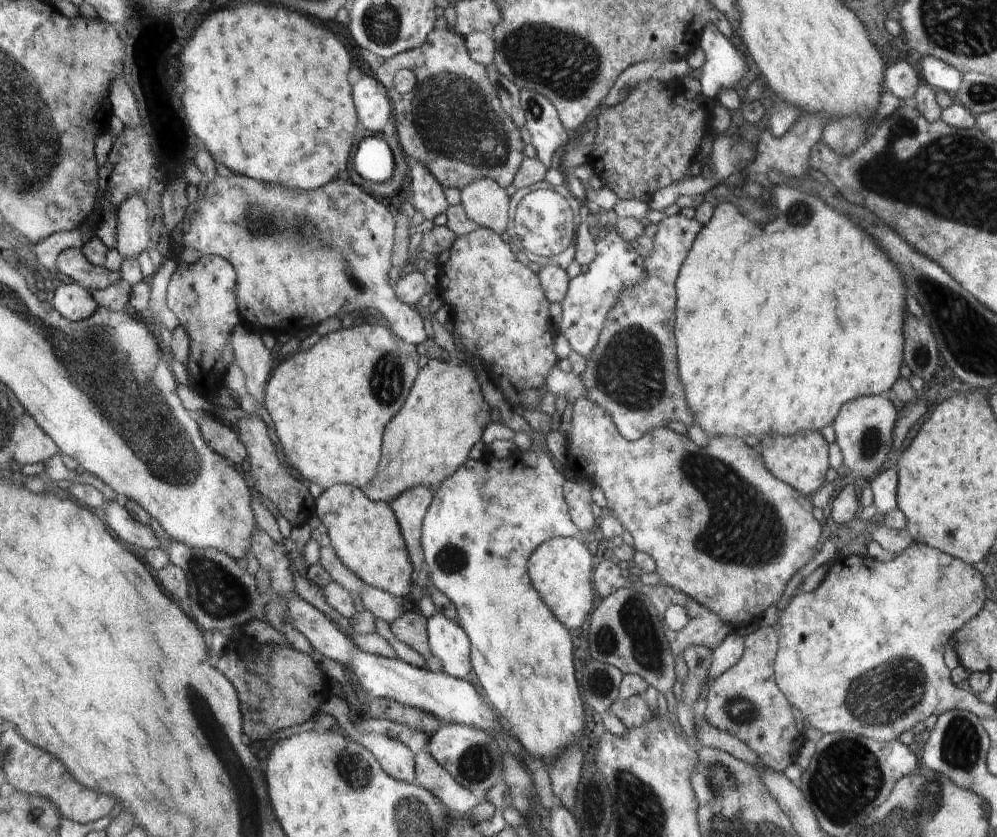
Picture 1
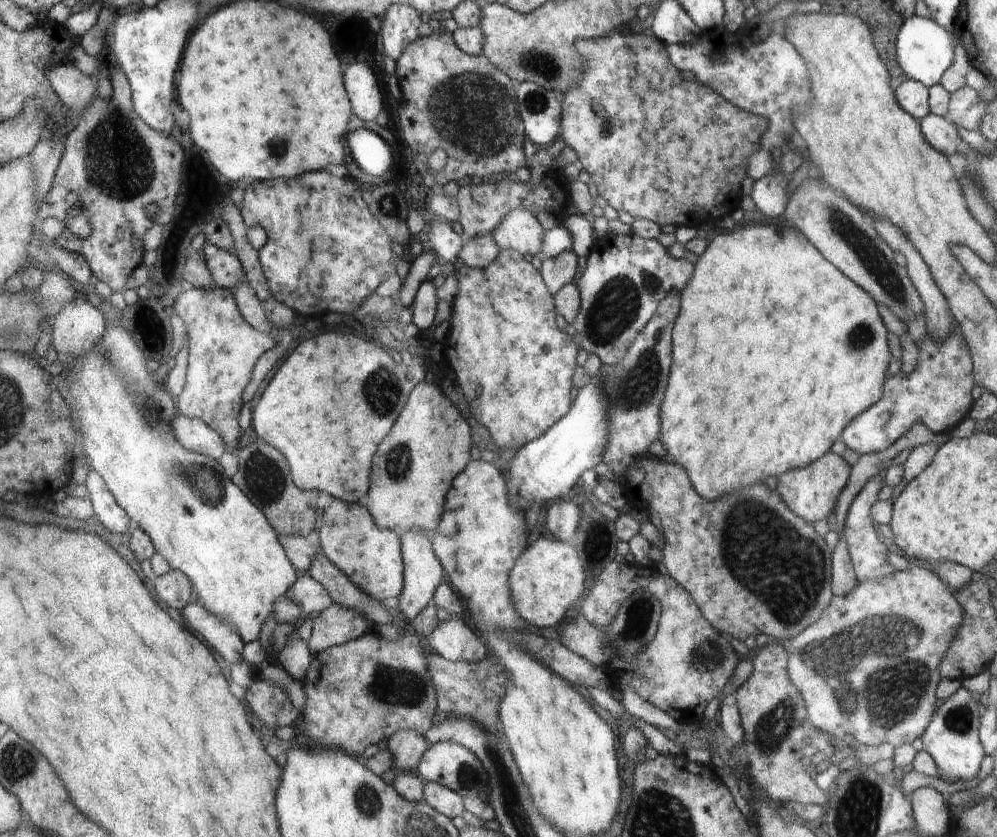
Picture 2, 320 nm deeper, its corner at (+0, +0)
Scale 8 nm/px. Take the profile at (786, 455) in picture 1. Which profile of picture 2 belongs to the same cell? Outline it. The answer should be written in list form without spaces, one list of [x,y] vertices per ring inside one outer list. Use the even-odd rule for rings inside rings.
[[[830,451],[806,468],[786,472],[782,478],[778,478],[776,490],[796,516],[804,518],[810,524],[820,522],[830,516],[830,512],[835,507],[834,503],[849,481],[850,469],[851,466],[842,456]]]

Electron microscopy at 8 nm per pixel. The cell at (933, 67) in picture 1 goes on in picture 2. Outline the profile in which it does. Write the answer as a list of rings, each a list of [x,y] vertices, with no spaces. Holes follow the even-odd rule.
[[[912,15],[903,21],[899,28],[896,47],[896,60],[904,74],[927,87],[941,82],[944,72],[950,68],[955,59],[954,49],[960,44],[961,38],[953,29],[939,25],[934,19],[920,18]]]

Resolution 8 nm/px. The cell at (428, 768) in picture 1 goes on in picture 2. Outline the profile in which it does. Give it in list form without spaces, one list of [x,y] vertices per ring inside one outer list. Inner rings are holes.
[[[425,781],[423,783],[423,800],[436,812],[446,815],[448,818],[461,816],[465,808],[463,798],[444,785]]]

